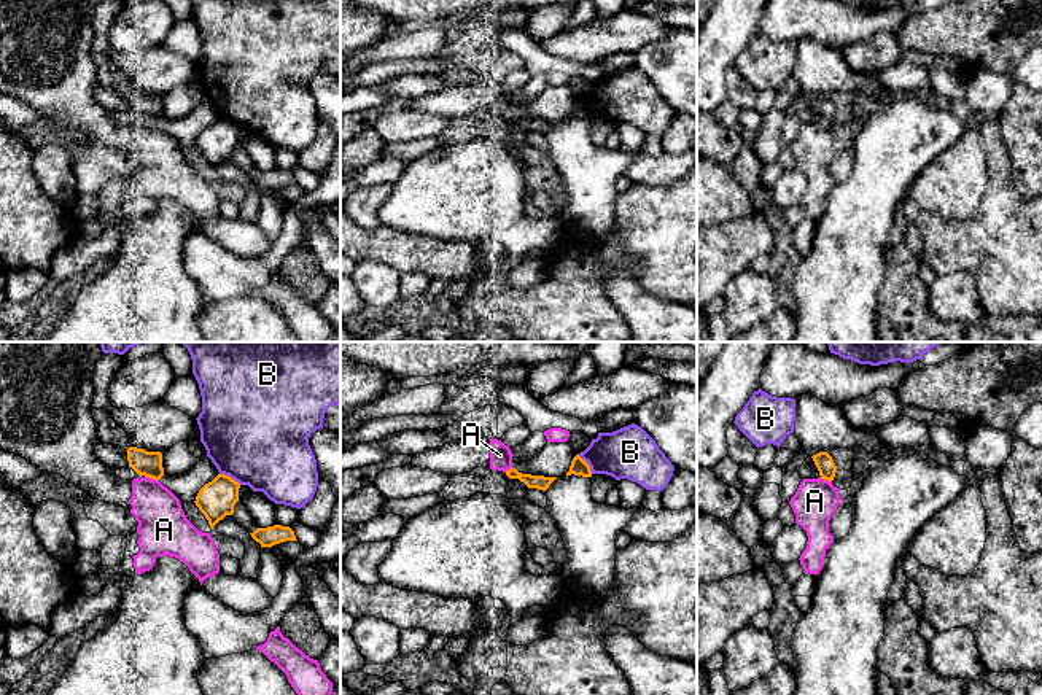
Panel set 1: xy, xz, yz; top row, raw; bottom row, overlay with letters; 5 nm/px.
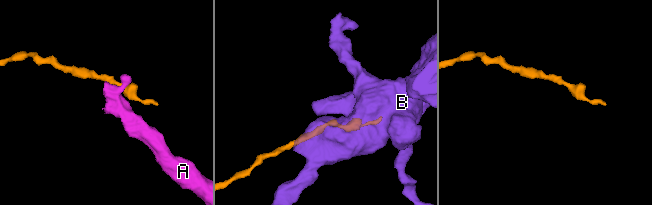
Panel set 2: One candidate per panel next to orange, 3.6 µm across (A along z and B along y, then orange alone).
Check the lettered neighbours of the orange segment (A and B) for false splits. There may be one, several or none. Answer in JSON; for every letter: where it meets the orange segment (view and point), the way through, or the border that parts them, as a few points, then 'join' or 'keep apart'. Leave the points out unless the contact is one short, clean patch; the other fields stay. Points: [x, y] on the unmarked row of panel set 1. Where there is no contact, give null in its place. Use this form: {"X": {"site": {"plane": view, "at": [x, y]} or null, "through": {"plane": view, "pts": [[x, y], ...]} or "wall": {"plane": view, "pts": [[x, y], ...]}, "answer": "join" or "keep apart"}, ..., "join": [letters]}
{"A": {"site": {"plane": "xy", "at": [151, 121]}, "answer": "keep apart"}, "B": {"site": {"plane": "xy", "at": [229, 121]}, "wall": {"plane": "xy", "pts": [[220, 116], [241, 128]]}, "answer": "keep apart"}, "join": []}

